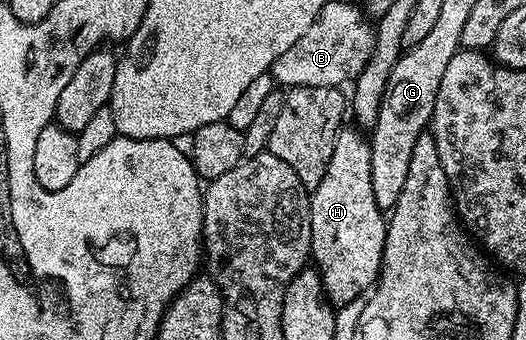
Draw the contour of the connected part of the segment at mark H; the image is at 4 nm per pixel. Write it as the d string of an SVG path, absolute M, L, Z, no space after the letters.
M343 127L336 135L336 147L332 147L332 159L328 163L328 171L324 179L320 179L320 187L316 187L310 193L310 222L312 223L312 243L310 252L312 254L313 264L316 266L318 273L322 276L322 290L326 292L326 299L331 305L341 307L341 305L350 305L358 296L369 294L373 290L378 274L382 272L382 252L386 242L387 218L384 216L384 210L376 203L376 195L372 195L372 151L367 134L358 127Z

